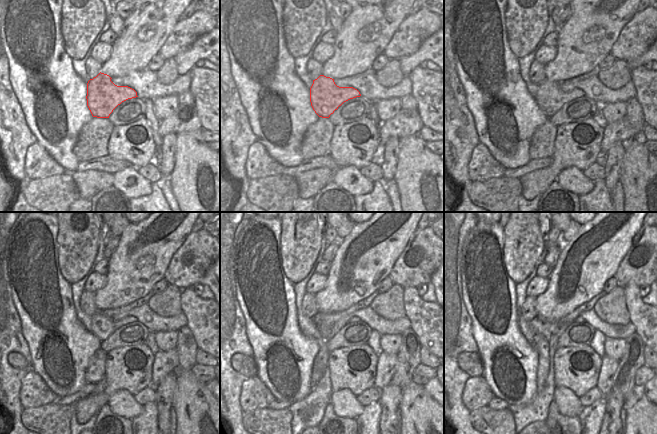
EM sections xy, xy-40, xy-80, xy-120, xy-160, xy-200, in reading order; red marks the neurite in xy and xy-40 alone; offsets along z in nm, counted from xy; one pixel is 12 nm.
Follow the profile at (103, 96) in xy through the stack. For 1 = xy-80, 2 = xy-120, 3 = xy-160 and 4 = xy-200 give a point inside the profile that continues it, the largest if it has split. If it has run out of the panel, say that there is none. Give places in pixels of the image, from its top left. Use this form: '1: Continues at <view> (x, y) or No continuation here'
1: Continues at xy-80 (550, 98)
2: Continues at xy-120 (102, 326)
3: Continues at xy-160 (324, 322)
4: Continues at xy-200 (579, 319)

